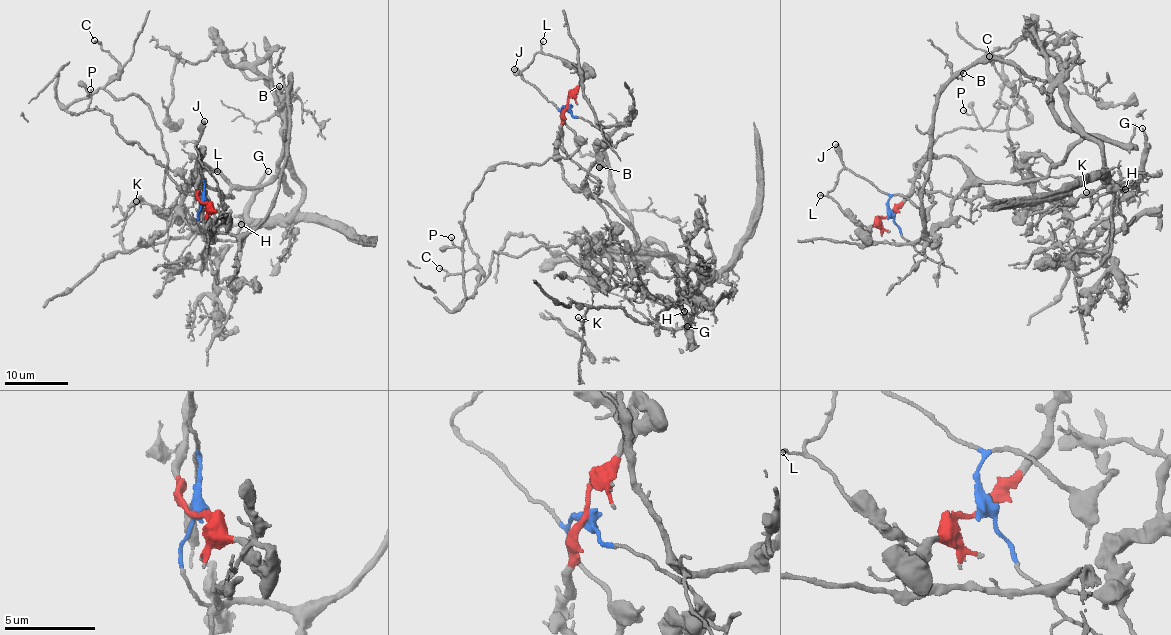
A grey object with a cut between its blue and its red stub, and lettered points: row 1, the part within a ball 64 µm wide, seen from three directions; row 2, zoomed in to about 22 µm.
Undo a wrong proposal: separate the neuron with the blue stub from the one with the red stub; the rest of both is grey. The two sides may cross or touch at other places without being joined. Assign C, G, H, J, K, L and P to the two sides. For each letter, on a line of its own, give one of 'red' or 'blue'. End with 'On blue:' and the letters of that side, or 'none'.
C: blue
G: red
H: red
J: blue
K: red
L: blue
P: blue
On blue: C, J, L, P

